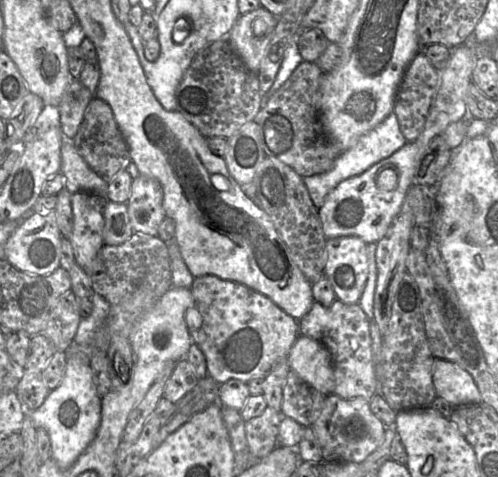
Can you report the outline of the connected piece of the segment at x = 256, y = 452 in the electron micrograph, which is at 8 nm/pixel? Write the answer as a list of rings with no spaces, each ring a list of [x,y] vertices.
[[[267,406],[261,415],[245,421],[246,439],[254,460],[263,458],[278,445],[282,417],[280,411]]]

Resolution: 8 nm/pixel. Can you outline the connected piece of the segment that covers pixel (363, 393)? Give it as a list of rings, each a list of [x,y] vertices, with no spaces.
[[[335,300],[329,307],[314,301],[310,311],[299,320],[300,335],[320,341],[329,351],[334,372],[334,391],[339,397],[368,401],[378,393],[373,362],[370,321],[358,303],[345,304]]]

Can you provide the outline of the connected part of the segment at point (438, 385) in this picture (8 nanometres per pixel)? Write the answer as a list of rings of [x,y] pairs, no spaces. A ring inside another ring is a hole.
[[[433,358],[430,376],[434,394],[451,406],[480,404],[482,398],[472,376],[458,365]]]

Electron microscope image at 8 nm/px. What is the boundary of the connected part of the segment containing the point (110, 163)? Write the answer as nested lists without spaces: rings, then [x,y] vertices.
[[[94,97],[87,107],[73,142],[89,167],[107,183],[111,182],[120,171],[125,170],[131,162],[128,145],[111,106],[98,97]]]

